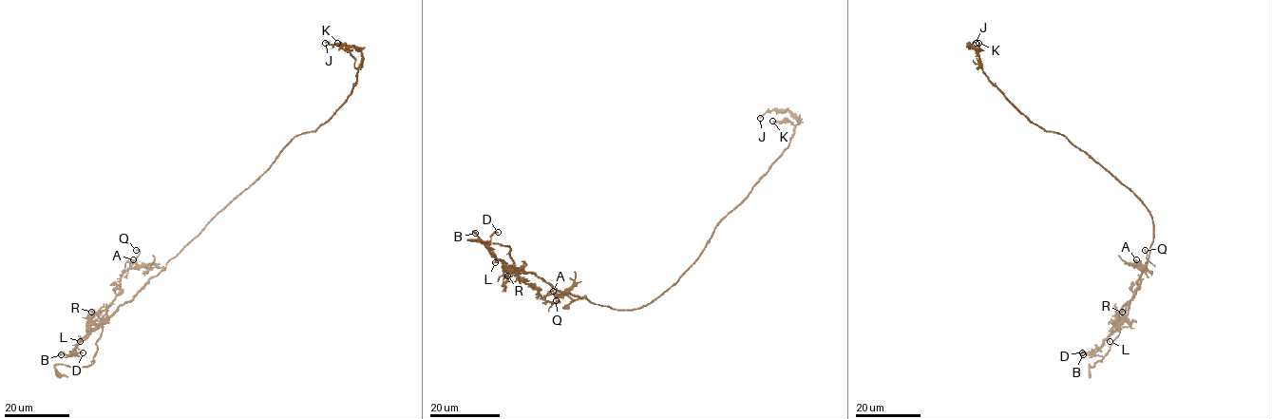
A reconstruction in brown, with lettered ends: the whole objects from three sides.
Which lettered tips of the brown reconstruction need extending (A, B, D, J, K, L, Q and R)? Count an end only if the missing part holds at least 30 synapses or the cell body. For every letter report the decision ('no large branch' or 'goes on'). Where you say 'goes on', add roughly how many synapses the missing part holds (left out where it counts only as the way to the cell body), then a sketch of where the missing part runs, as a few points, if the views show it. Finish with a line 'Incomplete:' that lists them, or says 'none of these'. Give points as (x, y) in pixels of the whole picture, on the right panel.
A: no large branch
B: no large branch
D: no large branch
J: no large branch
K: no large branch
L: no large branch
Q: no large branch
R: no large branch
Incomplete: none of these

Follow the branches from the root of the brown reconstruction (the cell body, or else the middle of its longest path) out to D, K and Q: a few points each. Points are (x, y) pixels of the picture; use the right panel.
D: (1138, 198), (1153, 224), (1153, 242), (1138, 289), (1120, 310), (1116, 330), (1098, 349), (1082, 352)
K: (1138, 198), (1066, 137), (1045, 131), (1022, 114), (983, 70), (977, 54), (978, 43)
Q: (1138, 198), (1153, 224), (1153, 242), (1144, 267), (1138, 266), (1140, 271), (1147, 265), (1145, 250)

